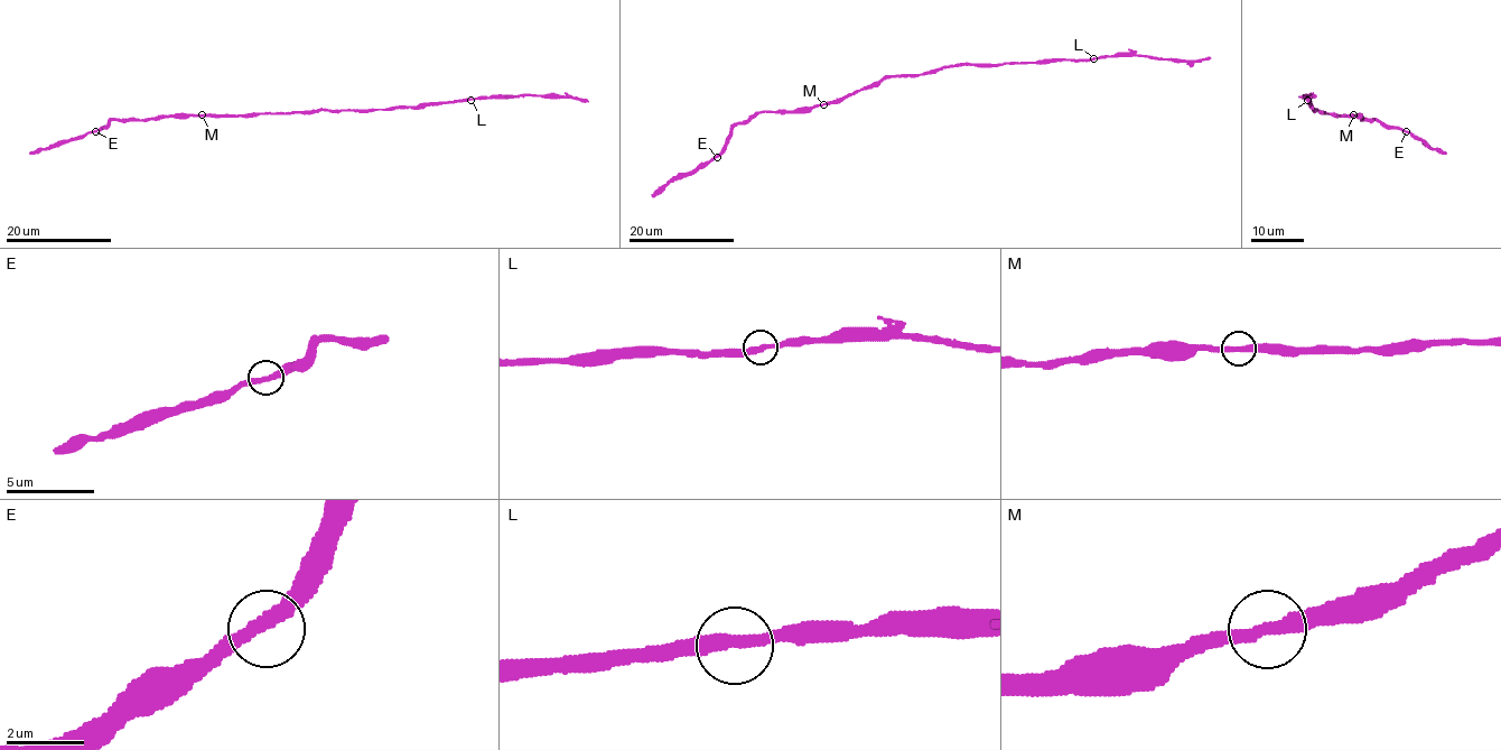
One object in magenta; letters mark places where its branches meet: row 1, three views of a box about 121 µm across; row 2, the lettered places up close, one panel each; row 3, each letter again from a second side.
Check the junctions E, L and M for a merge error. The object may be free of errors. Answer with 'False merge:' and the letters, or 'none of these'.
False merge: none of these

